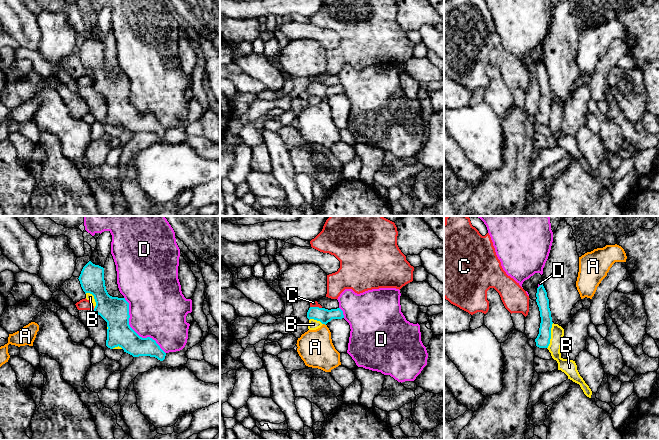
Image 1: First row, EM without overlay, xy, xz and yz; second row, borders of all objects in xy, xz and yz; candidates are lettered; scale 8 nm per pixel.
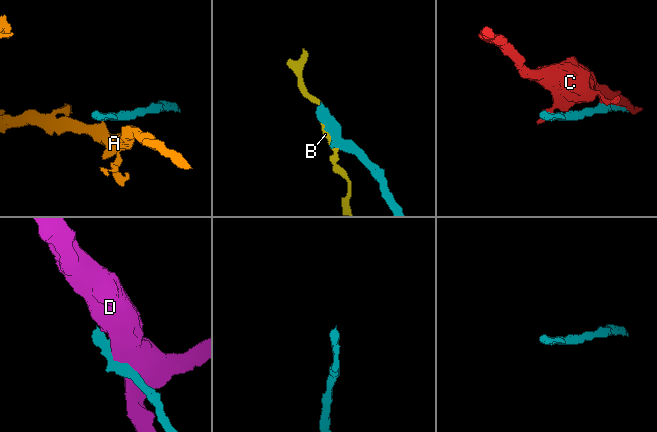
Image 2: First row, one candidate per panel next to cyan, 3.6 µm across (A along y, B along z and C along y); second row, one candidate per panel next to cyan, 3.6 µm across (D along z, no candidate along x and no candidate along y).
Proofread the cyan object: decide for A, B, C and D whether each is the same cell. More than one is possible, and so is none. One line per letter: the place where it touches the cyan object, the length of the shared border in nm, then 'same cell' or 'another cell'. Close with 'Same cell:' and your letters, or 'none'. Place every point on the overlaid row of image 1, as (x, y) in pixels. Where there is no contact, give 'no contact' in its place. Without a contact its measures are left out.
A: meets cyan in xz at (324, 323); contact 30 nm long; another cell
B: meets cyan in yz at (550, 336); contact 220 nm long; another cell
C: meets cyan in xz at (316, 307); contact 100 nm long; another cell
D: meets cyan in xy at (133, 330); contact 550 nm long; another cell
Same cell: none

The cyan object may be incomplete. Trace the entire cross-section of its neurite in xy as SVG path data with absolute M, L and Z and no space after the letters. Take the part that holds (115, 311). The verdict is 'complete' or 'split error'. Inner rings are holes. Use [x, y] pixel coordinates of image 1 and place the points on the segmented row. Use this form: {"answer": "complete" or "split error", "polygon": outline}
{"answer": "complete", "polygon": "M89 261L82 269L79 281L83 291L94 296L94 312L107 322L106 346L121 347L133 357L150 356L160 361L166 353L150 337L140 337L129 325L129 303L125 298L108 294L104 280L104 268Z"}

